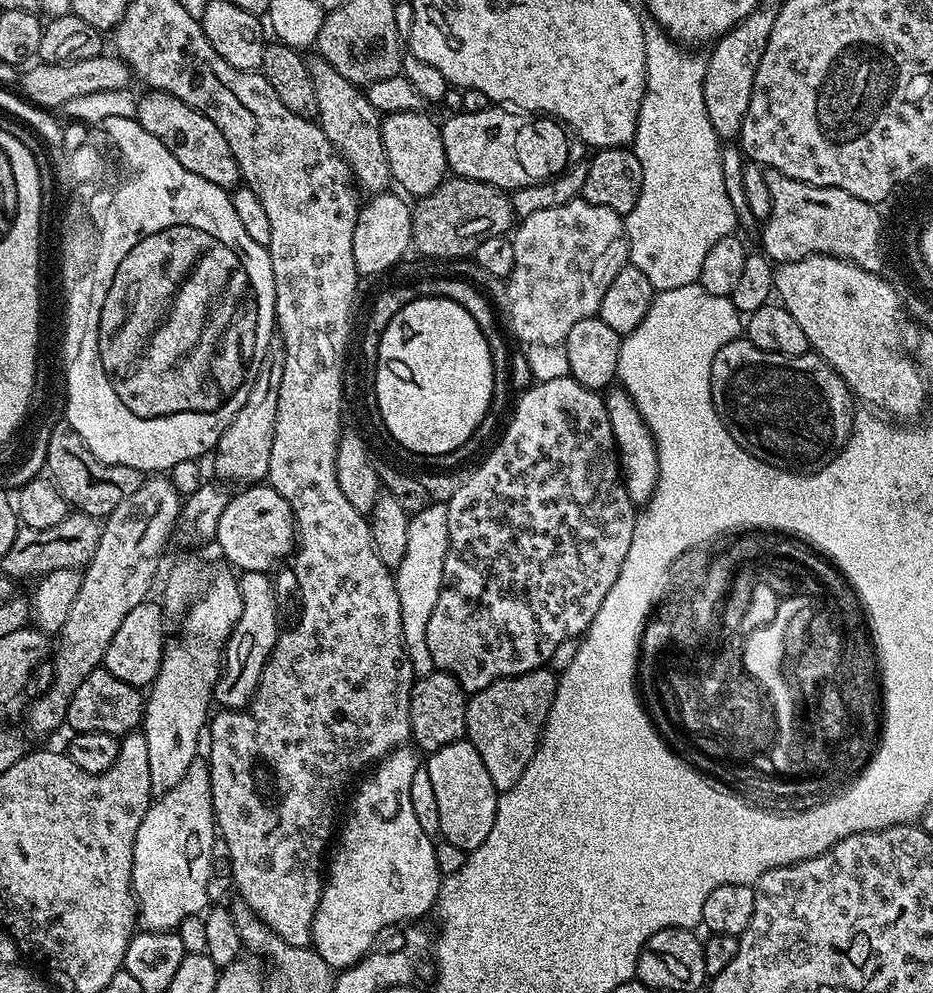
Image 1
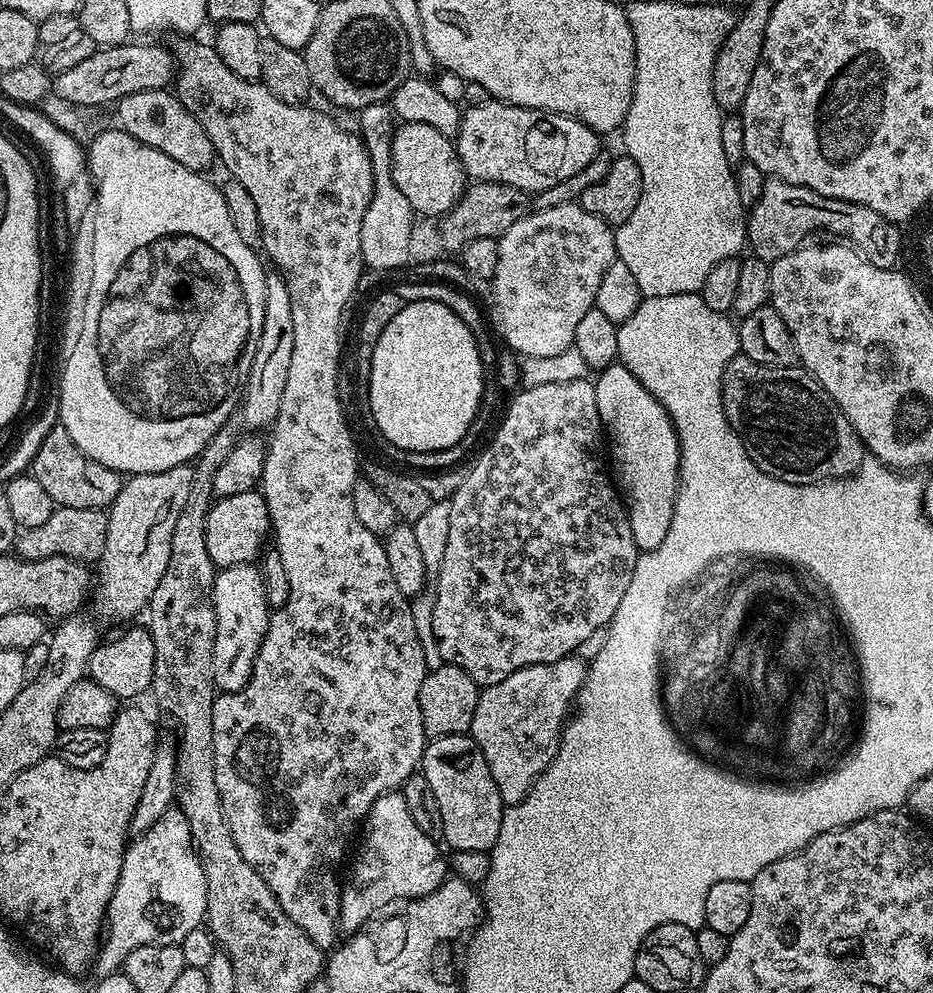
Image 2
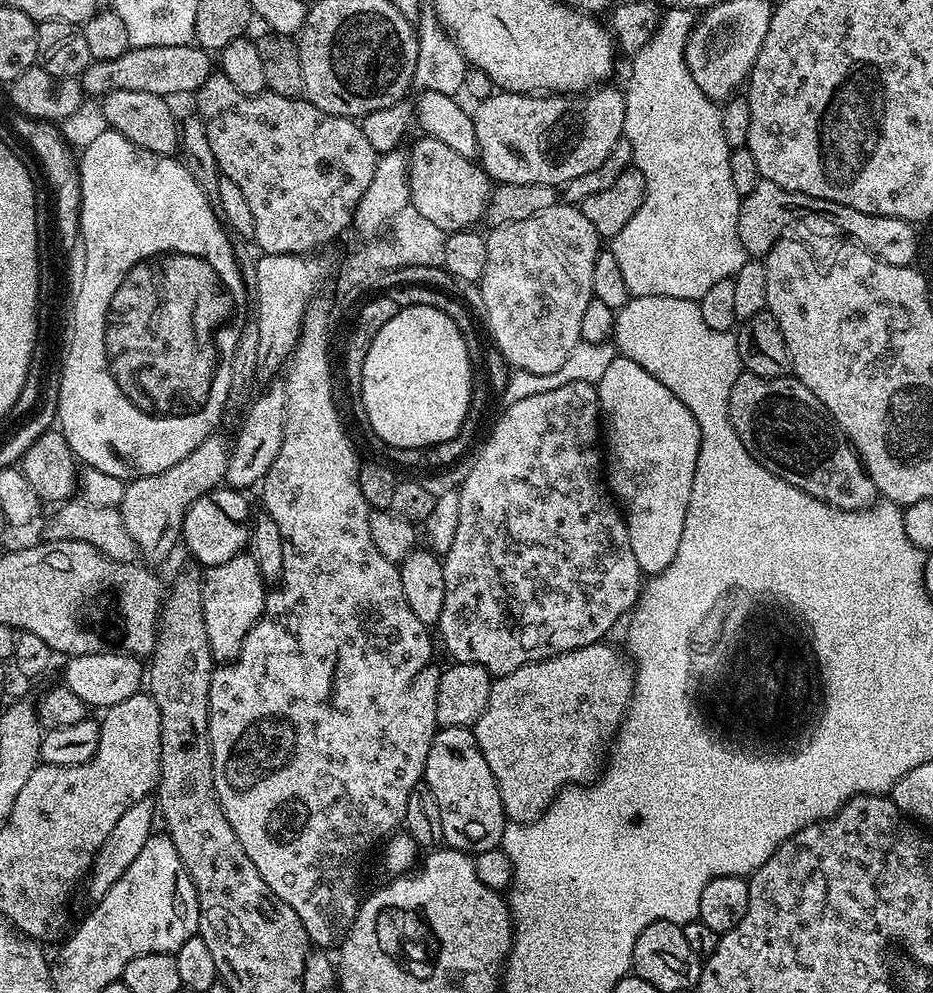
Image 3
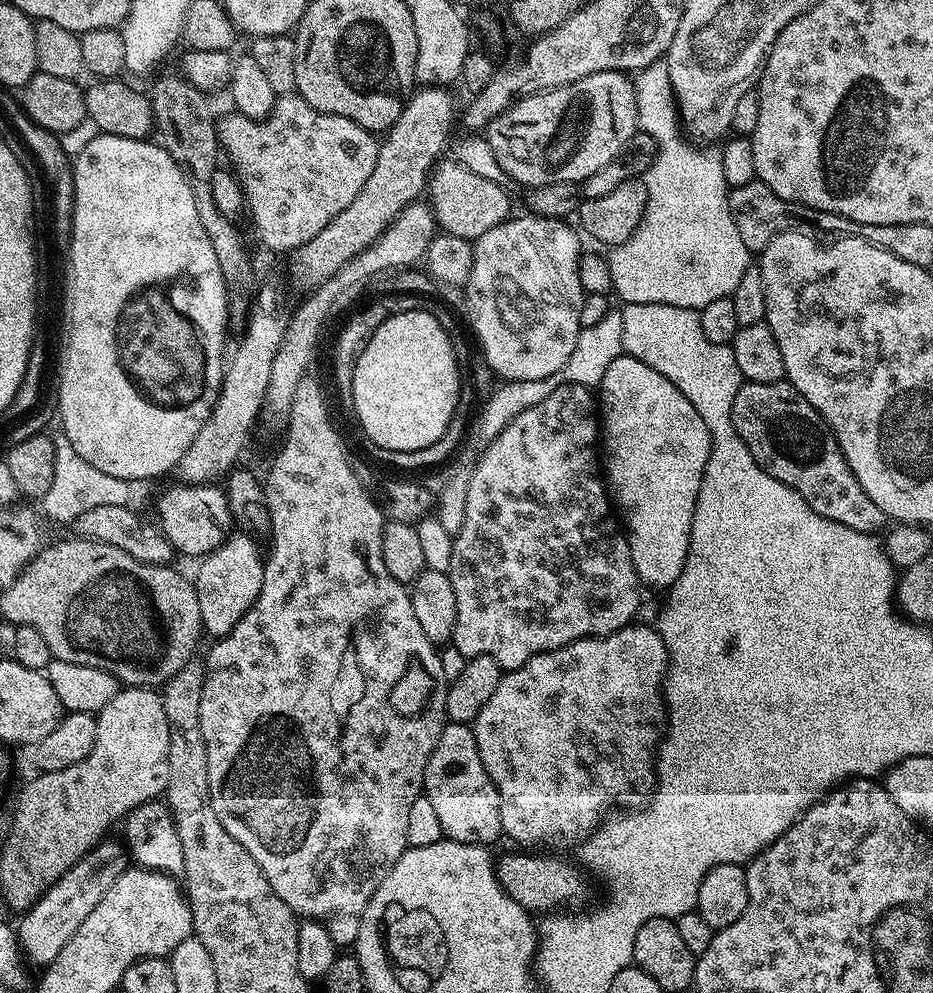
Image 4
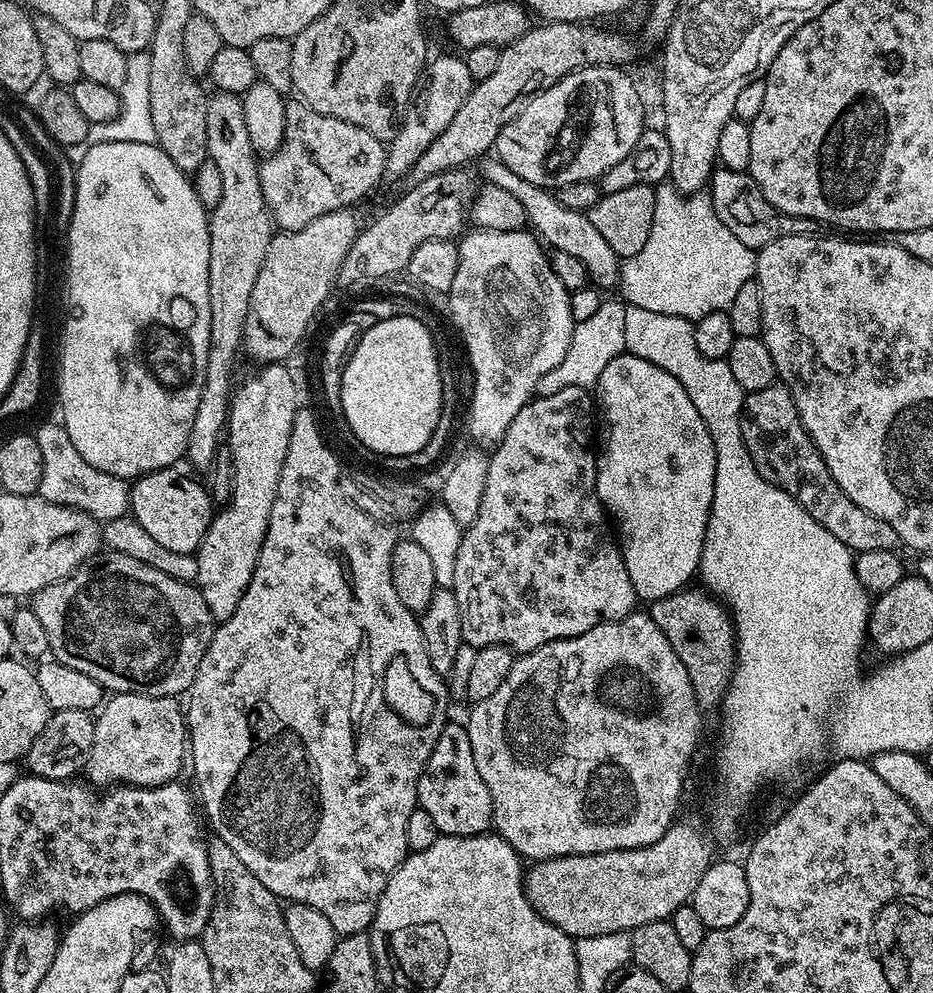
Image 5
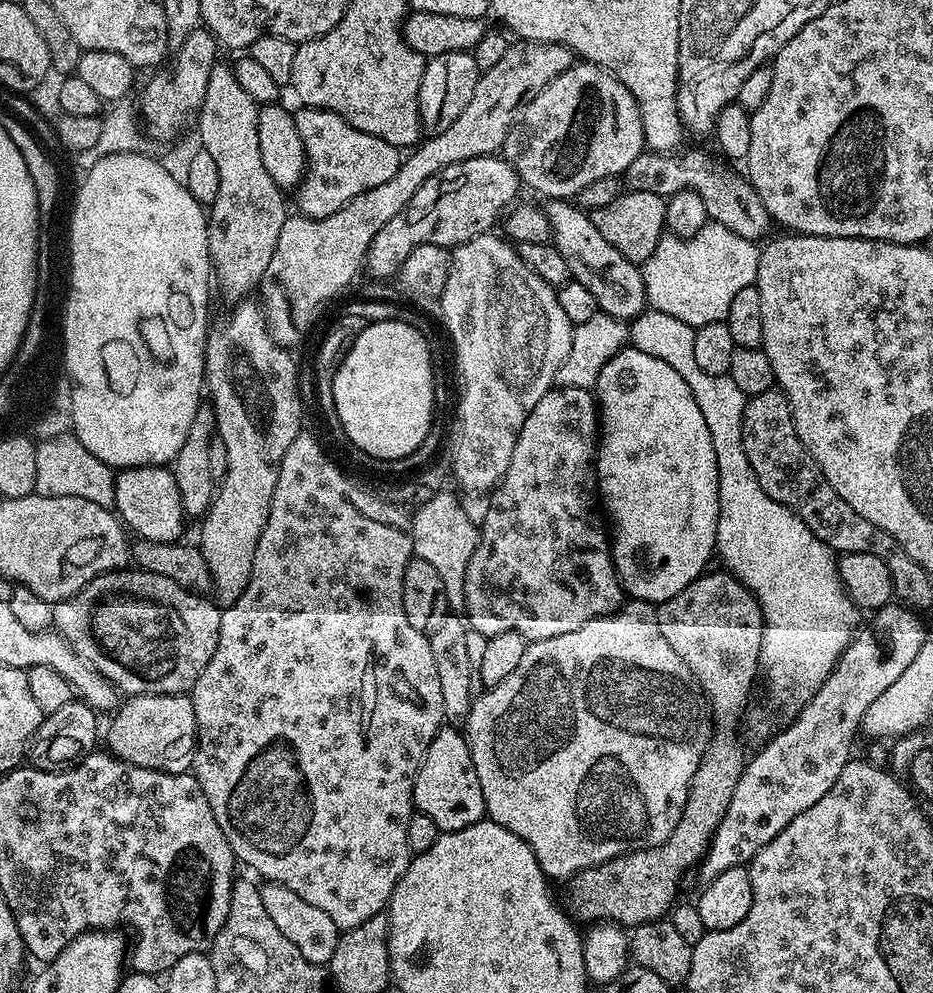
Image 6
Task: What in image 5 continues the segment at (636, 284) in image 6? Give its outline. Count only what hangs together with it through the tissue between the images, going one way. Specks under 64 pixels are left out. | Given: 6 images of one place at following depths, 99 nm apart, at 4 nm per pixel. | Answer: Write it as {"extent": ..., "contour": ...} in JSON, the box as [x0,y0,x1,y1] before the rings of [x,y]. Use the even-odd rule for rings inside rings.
{"extent":[479,158,621,290],"contour":[[[499,158],[488,159],[479,165],[481,166],[479,175],[481,177],[484,175],[483,179],[487,183],[502,186],[502,190],[507,190],[514,198],[518,198],[518,202],[522,202],[522,210],[526,210],[531,231],[549,249],[578,258],[578,262],[586,266],[588,279],[595,287],[607,290],[615,289],[619,285],[621,257],[616,256],[614,250],[610,250],[610,245],[602,239],[602,234],[598,234],[597,228],[591,224],[587,214],[562,206],[562,202],[558,202],[556,195],[549,189],[534,186],[534,182],[526,182],[526,178],[518,178],[518,174],[514,174],[514,170],[510,170],[510,166],[503,164]]]}

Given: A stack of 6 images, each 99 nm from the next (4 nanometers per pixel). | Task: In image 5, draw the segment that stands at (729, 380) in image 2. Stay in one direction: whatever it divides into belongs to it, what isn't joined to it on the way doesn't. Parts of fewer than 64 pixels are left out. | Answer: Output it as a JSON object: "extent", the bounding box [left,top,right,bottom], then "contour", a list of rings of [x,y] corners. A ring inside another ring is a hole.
{"extent":[740,382,900,554],"contour":[[[777,382],[766,390],[747,393],[740,411],[740,425],[746,450],[750,450],[757,474],[793,496],[808,511],[810,518],[826,526],[826,530],[830,530],[838,542],[856,554],[895,549],[900,544],[898,534],[894,534],[894,526],[859,508],[842,490],[842,486],[834,482],[822,454],[802,426],[792,396],[783,384]]]}

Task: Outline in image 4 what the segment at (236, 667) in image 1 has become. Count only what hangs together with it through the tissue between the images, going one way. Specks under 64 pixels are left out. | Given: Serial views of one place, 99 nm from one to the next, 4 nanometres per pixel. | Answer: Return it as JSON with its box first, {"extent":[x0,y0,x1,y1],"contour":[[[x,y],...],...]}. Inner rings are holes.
{"extent":[194,534,264,638],"contour":[[[247,534],[229,535],[216,545],[213,552],[199,561],[200,569],[194,575],[196,593],[198,594],[198,610],[202,610],[204,632],[219,638],[230,634],[234,626],[254,606],[258,594],[262,590],[264,577],[264,560],[262,548],[255,539]]]}

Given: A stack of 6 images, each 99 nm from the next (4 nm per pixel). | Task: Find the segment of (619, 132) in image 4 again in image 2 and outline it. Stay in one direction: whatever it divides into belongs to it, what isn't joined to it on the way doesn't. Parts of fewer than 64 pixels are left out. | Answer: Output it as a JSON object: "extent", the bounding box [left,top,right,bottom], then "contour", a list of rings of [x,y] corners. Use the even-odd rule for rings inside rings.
{"extent":[454,102,602,194],"contour":[[[489,102],[487,104],[473,104],[463,109],[460,117],[460,129],[454,138],[454,143],[456,145],[456,155],[462,162],[465,173],[473,181],[485,184],[505,184],[506,186],[521,188],[529,194],[539,194],[546,191],[550,186],[558,186],[558,182],[566,182],[566,178],[570,178],[570,174],[578,174],[578,170],[582,170],[582,166],[586,166],[586,162],[593,160],[602,150],[600,140],[601,137],[593,128],[583,124],[581,120],[575,120],[573,116],[564,116],[560,112],[543,112],[541,108],[523,108],[503,102]]]}

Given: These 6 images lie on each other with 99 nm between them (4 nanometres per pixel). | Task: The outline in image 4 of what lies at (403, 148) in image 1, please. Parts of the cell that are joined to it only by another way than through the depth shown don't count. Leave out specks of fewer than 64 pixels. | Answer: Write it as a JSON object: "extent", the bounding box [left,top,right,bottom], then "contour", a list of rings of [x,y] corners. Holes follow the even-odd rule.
{"extent":[426,158,513,242],"contour":[[[444,158],[437,163],[426,189],[427,195],[432,195],[430,203],[439,231],[458,234],[458,238],[473,242],[486,234],[486,230],[509,219],[513,209],[511,210],[512,204],[504,191],[505,185],[490,182],[490,178],[474,174],[474,170],[466,170],[466,166],[462,166],[455,158]]]}

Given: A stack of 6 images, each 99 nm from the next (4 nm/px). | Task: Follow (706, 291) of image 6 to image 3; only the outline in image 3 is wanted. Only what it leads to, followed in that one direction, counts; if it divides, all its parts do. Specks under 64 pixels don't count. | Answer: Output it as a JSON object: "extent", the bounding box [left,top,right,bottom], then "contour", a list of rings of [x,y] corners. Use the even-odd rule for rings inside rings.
{"extent":[610,8,750,302],"contour":[[[668,8],[660,17],[656,26],[656,33],[649,38],[646,46],[642,46],[632,57],[632,73],[628,76],[628,88],[623,89],[626,118],[624,119],[623,139],[630,142],[632,147],[632,163],[638,170],[642,170],[642,178],[646,178],[646,198],[642,198],[642,206],[638,206],[638,214],[626,222],[623,230],[618,230],[616,236],[611,237],[610,251],[622,269],[622,278],[626,281],[629,297],[634,296],[665,296],[666,298],[686,298],[699,302],[710,290],[710,286],[717,285],[723,280],[730,280],[742,270],[742,266],[750,258],[742,246],[742,238],[738,238],[738,210],[742,197],[738,190],[734,190],[734,181],[730,174],[730,154],[732,149],[726,142],[726,134],[722,134],[721,105],[704,94],[698,82],[690,74],[684,57],[684,47],[690,38],[692,28],[698,19],[697,13],[690,8]]]}

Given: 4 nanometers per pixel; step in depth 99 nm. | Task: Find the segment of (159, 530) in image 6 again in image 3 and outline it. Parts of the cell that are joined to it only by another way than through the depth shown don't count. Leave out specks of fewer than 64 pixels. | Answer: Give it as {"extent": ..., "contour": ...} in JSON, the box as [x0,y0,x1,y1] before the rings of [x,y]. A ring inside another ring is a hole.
{"extent":[182,486,250,569],"contour":[[[227,486],[215,488],[207,496],[199,496],[184,516],[182,544],[192,551],[205,569],[218,566],[222,561],[241,555],[250,544],[250,512],[244,494],[234,494]]]}

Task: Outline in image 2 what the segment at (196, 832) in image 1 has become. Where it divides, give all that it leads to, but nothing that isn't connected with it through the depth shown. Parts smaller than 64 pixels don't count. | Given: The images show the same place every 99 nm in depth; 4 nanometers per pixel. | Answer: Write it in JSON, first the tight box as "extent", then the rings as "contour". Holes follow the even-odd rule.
{"extent":[94,806,206,977],"contour":[[[173,806],[169,808],[166,814],[162,814],[162,818],[158,818],[158,822],[154,822],[154,826],[150,826],[150,830],[139,833],[124,849],[124,861],[122,862],[122,870],[118,878],[118,886],[112,895],[112,901],[108,907],[108,915],[106,917],[106,927],[102,933],[102,943],[98,949],[98,955],[94,961],[94,972],[97,977],[109,976],[111,972],[121,971],[124,959],[127,958],[134,950],[138,950],[138,946],[150,946],[151,944],[181,944],[186,938],[186,934],[190,934],[190,930],[201,927],[206,920],[206,874],[202,870],[202,862],[200,856],[196,852],[196,841],[190,834],[190,822],[186,822],[183,812],[179,807]]]}

